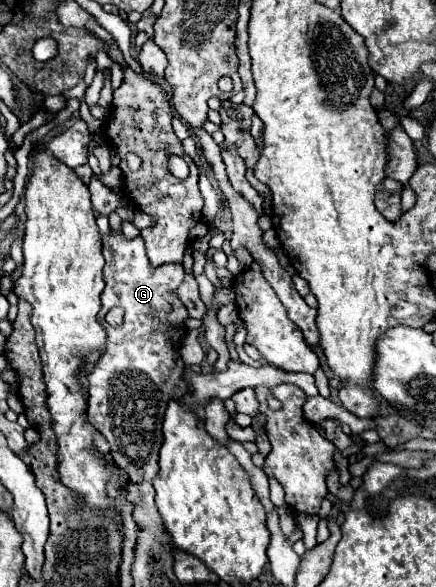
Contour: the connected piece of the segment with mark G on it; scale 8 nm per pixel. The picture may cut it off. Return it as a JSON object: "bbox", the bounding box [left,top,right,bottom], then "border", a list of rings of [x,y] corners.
{"bbox":[88,233,188,483],"border":[[[108,233],[104,237],[104,259],[106,289],[102,293],[102,311],[98,313],[98,321],[102,323],[104,315],[116,305],[120,305],[126,315],[120,327],[104,325],[108,333],[106,351],[88,375],[88,419],[108,439],[110,457],[122,471],[128,473],[130,483],[140,483],[142,479],[152,481],[158,475],[158,451],[162,447],[162,421],[166,405],[170,399],[174,399],[174,395],[178,395],[178,387],[184,387],[184,381],[180,381],[184,371],[180,347],[186,337],[184,319],[188,317],[188,311],[176,295],[176,289],[182,285],[186,273],[180,263],[152,267],[150,259],[146,257],[144,241],[140,237],[128,241],[122,237],[122,233]]]}

